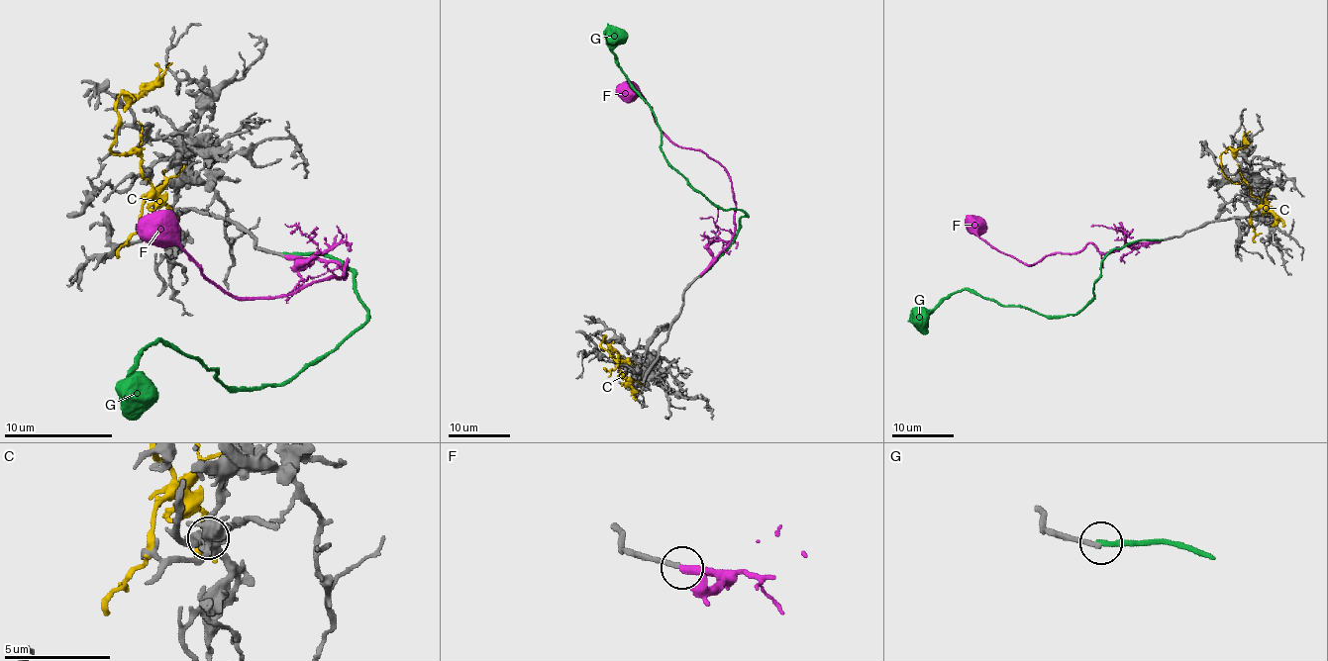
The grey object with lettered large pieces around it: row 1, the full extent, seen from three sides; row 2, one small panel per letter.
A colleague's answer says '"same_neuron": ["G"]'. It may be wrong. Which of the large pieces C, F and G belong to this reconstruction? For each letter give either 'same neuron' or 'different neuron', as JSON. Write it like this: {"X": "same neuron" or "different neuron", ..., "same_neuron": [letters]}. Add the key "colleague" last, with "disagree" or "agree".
{"C": "different neuron", "F": "different neuron", "G": "same neuron", "same_neuron": ["G"], "colleague": "agree"}

